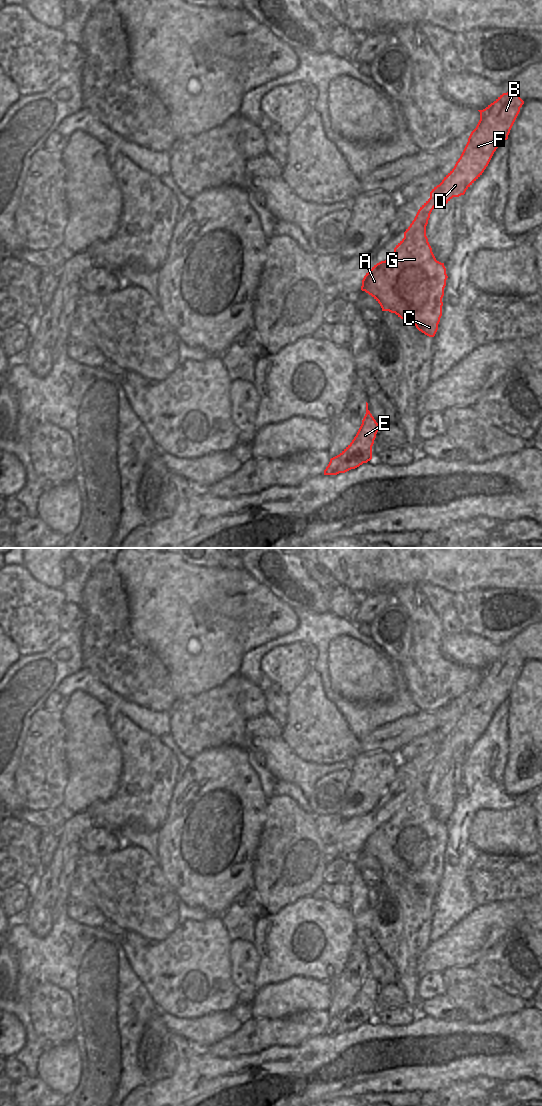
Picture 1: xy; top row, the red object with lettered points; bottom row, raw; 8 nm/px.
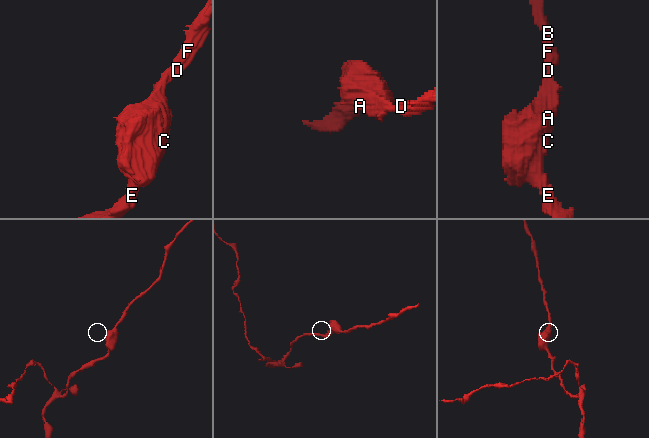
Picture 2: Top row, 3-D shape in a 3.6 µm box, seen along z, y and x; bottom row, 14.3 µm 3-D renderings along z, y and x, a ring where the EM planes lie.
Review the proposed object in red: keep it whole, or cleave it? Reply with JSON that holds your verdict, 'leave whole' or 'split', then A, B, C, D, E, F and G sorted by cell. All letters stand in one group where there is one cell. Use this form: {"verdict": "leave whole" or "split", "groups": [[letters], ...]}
{"verdict": "leave whole", "groups": [["A", "B", "C", "D", "E", "F", "G"]]}

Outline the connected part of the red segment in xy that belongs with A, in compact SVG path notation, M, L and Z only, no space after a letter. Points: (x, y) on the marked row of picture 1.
M511 88L500 95L493 103L480 112L480 120L471 132L468 142L456 162L454 168L444 177L442 182L430 192L430 198L420 207L414 220L404 232L404 238L396 245L394 252L385 260L374 265L364 276L361 290L371 295L381 306L382 311L395 313L401 319L413 323L416 328L429 337L434 337L442 316L442 298L448 278L444 263L436 260L426 236L426 226L432 210L439 204L444 208L453 198L464 195L466 190L482 175L498 146L508 139L510 130L520 112L524 101L518 92Z

